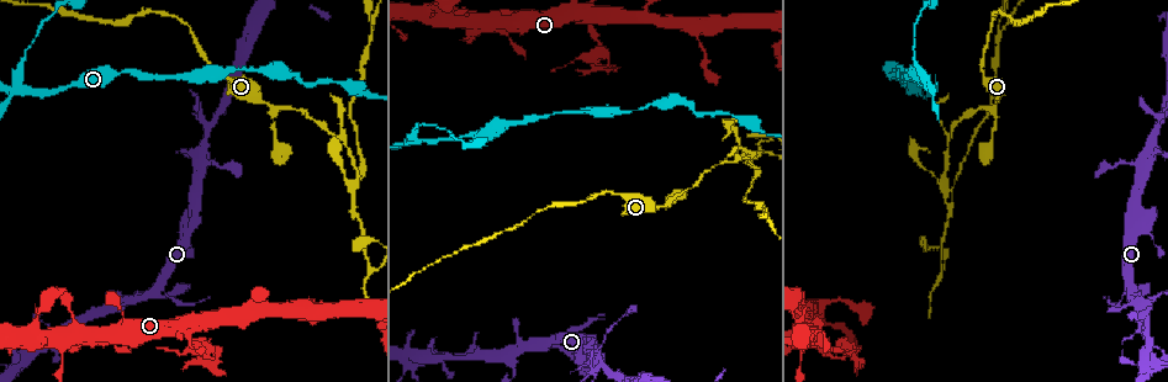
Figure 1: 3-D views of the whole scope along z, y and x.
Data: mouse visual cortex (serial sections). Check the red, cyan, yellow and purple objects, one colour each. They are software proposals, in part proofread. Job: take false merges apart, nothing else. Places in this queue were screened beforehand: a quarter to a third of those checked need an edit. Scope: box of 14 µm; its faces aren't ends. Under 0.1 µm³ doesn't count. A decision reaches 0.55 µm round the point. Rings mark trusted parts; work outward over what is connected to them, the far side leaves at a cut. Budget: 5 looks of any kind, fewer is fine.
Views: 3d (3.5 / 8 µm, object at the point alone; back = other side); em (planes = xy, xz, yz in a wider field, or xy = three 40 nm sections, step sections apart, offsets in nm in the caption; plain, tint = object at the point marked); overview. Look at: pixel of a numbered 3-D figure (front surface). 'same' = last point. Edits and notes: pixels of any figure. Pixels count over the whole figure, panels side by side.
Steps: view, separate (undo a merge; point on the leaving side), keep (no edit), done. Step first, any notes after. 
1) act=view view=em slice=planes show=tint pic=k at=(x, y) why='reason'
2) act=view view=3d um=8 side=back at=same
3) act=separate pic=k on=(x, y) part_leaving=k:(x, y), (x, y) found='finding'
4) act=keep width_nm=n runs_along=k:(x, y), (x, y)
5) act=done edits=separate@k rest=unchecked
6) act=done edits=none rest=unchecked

act=view view=3d um=3.5 pic=1 at=(665, 207) why='three-way junction'

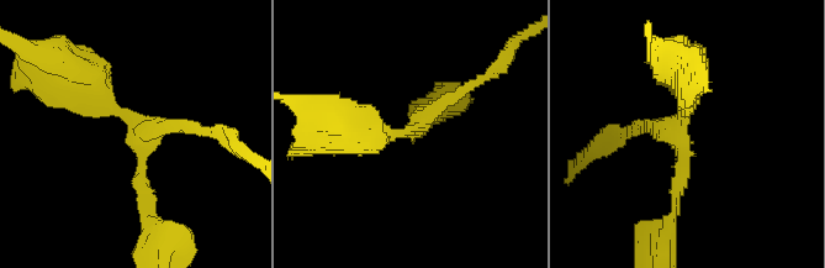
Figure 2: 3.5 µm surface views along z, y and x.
act=view view=em slice=planes show=tint pic=2 at=(139, 128) arms=3 arm_widths_nm=200,200,450 why='need the tissue'

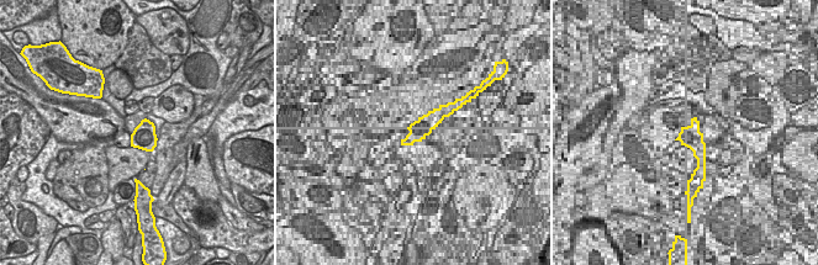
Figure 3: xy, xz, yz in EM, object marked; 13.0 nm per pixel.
act=keep width_nm=320 runs_along=2:(73, 72), (137, 129), (205, 129) found='all the same cell'

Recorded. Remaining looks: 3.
act=view view=3d um=3.5 pic=1 at=(201, 153) why='sharp bend'

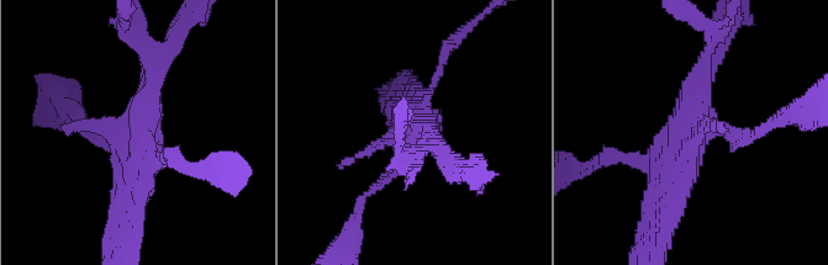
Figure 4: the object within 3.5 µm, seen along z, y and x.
act=view view=em slice=xy step=1 show=tint pic=4 at=(711, 133) why='need the tissue'

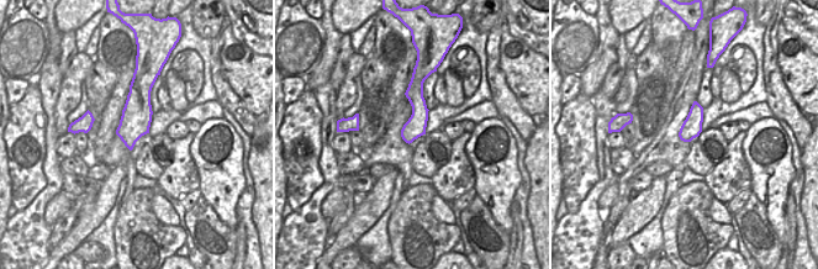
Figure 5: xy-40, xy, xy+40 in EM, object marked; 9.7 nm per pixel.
act=keep width_nm=200 runs_along=5:(420, 82), (417, 124), (408, 140) found='continuous, no second cell'

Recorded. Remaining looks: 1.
act=done edits=none rest=unchecked

